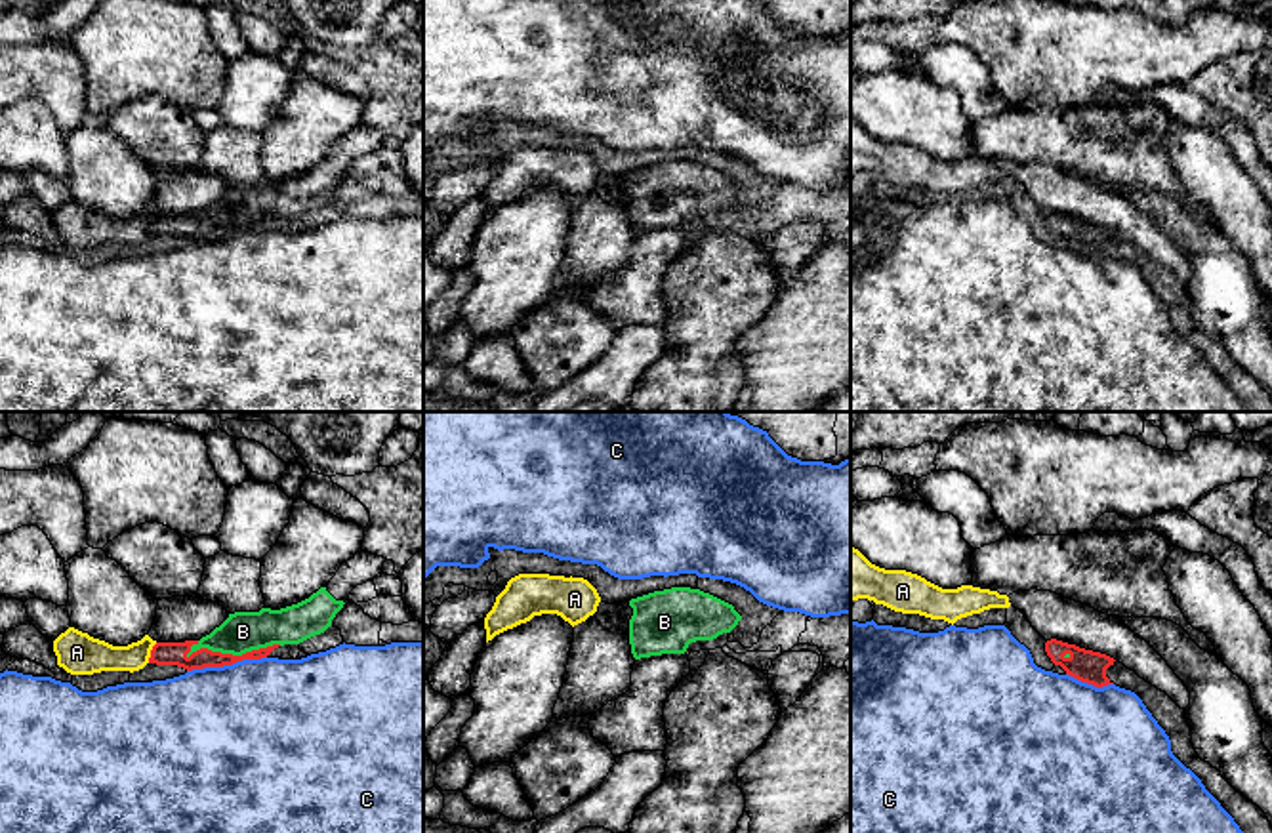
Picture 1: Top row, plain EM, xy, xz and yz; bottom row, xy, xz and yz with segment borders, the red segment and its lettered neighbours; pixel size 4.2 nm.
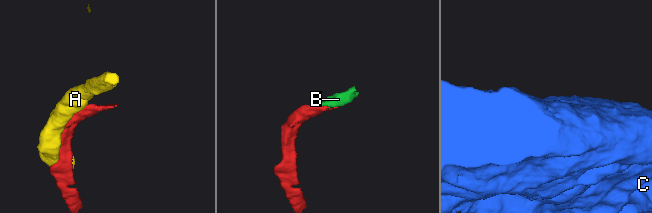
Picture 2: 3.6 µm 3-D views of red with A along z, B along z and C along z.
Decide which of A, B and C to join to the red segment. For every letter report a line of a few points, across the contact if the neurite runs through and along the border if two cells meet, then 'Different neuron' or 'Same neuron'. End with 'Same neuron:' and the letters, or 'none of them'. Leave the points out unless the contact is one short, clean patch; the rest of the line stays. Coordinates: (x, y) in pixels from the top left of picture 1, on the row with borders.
A: Different neuron
B: Same neuron
C: Different neuron
Same neuron: B

